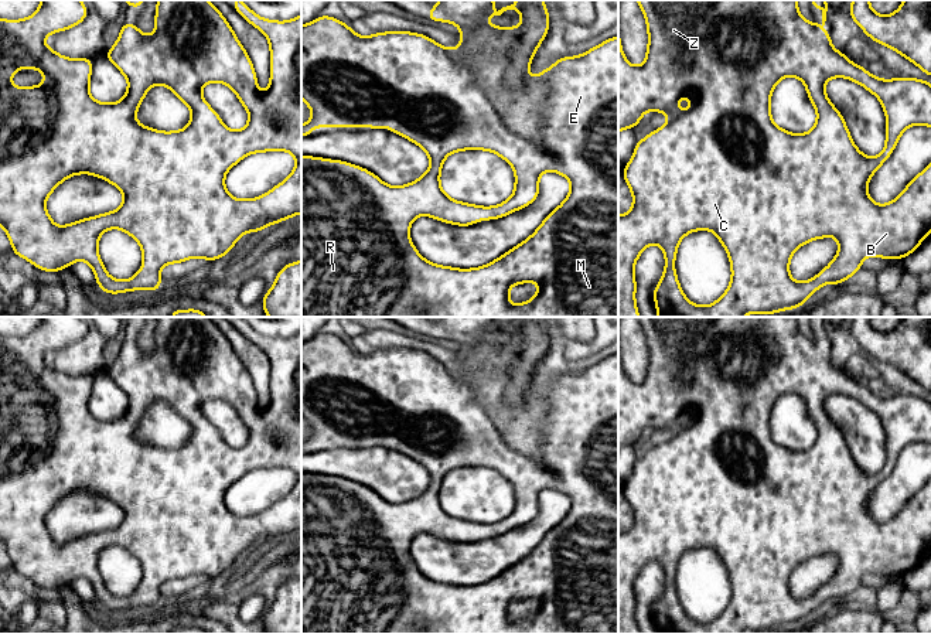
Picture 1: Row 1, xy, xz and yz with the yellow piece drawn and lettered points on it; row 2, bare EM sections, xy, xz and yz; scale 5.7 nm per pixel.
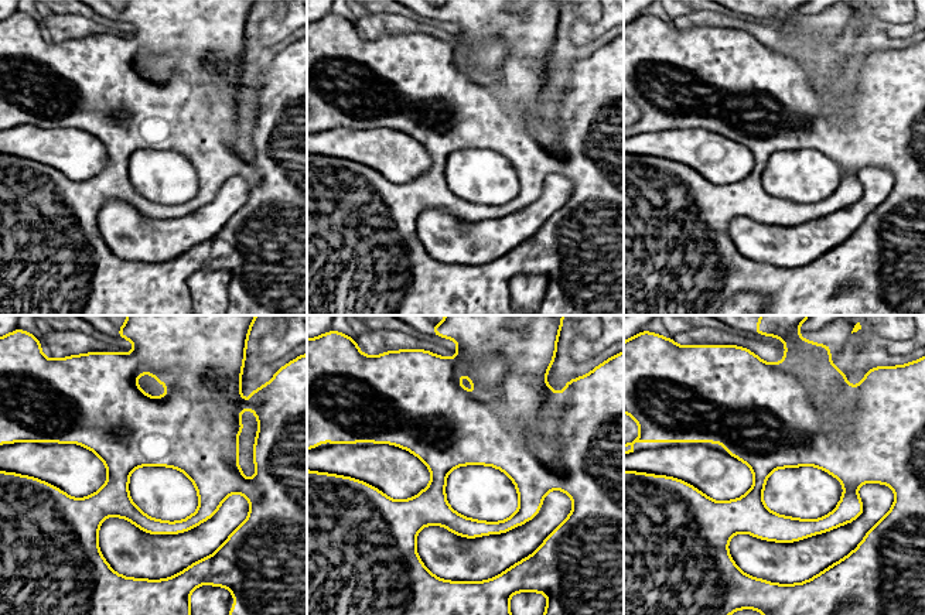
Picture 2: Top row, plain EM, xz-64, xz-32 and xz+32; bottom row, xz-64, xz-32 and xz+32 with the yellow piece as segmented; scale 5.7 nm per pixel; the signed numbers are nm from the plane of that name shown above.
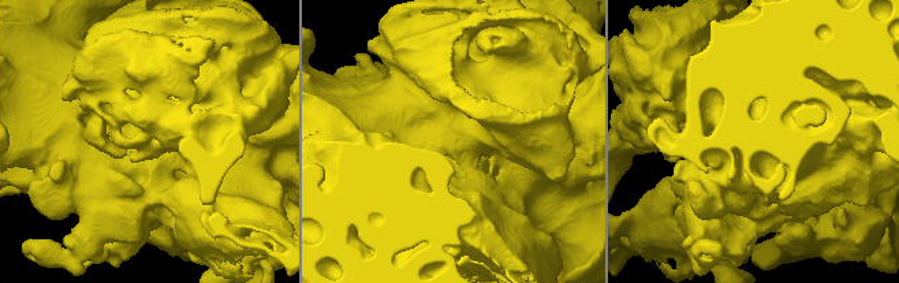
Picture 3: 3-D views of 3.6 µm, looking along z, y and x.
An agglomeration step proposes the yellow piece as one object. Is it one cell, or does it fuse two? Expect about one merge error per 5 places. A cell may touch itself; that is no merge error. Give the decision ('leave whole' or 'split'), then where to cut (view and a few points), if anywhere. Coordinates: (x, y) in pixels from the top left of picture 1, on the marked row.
leave whole; cut none

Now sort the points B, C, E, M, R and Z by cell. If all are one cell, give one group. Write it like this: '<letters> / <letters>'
B C E M R Z

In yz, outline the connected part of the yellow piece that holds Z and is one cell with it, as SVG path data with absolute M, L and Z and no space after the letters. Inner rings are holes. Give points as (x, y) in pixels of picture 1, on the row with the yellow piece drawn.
M635 0L645 17L648 30L648 48L647 57L641 67L632 67L624 57L620 28L618 28L618 133L623 129L634 129L640 122L645 110L664 112L668 115L668 122L664 127L654 130L647 134L641 142L637 142L632 158L627 166L624 166L623 174L627 185L632 192L632 208L624 215L618 215L618 317L640 317L635 304L635 276L634 265L642 250L651 245L657 243L662 248L665 255L664 276L654 289L654 300L658 317L743 317L746 313L753 314L774 314L782 310L798 309L804 306L805 300L814 294L819 287L826 283L833 283L839 286L843 280L853 276L860 267L862 260L869 256L884 258L884 259L904 259L913 253L923 239L931 232L931 163L910 181L910 184L900 192L900 195L887 202L886 205L877 205L867 195L867 183L870 177L876 173L879 167L893 154L896 144L903 134L903 132L914 125L924 125L931 127L931 85L915 78L896 78L896 79L880 79L873 76L864 68L846 58L843 52L839 52L831 44L831 34L822 27L826 21L828 3L826 0L811 0L812 7L819 7L822 10L822 24L814 24L805 20L798 11L797 0ZM787 76L795 76L805 83L806 93L816 110L816 123L814 129L808 133L790 133L774 125L771 119L770 99L773 89L777 86L778 81ZM831 78L848 78L853 82L862 85L874 96L879 98L884 115L887 119L886 125L886 144L883 151L876 157L866 157L857 150L853 143L848 126L845 123L840 112L831 103L825 93L825 82ZM688 96L692 100L692 106L681 112L676 102ZM709 229L724 246L730 266L732 266L732 282L723 296L709 306L698 306L686 299L683 294L678 276L675 272L675 259L678 252L678 245L686 234ZM833 236L839 242L839 249L835 259L815 277L808 282L794 282L790 276L790 260L792 253L809 241Z

